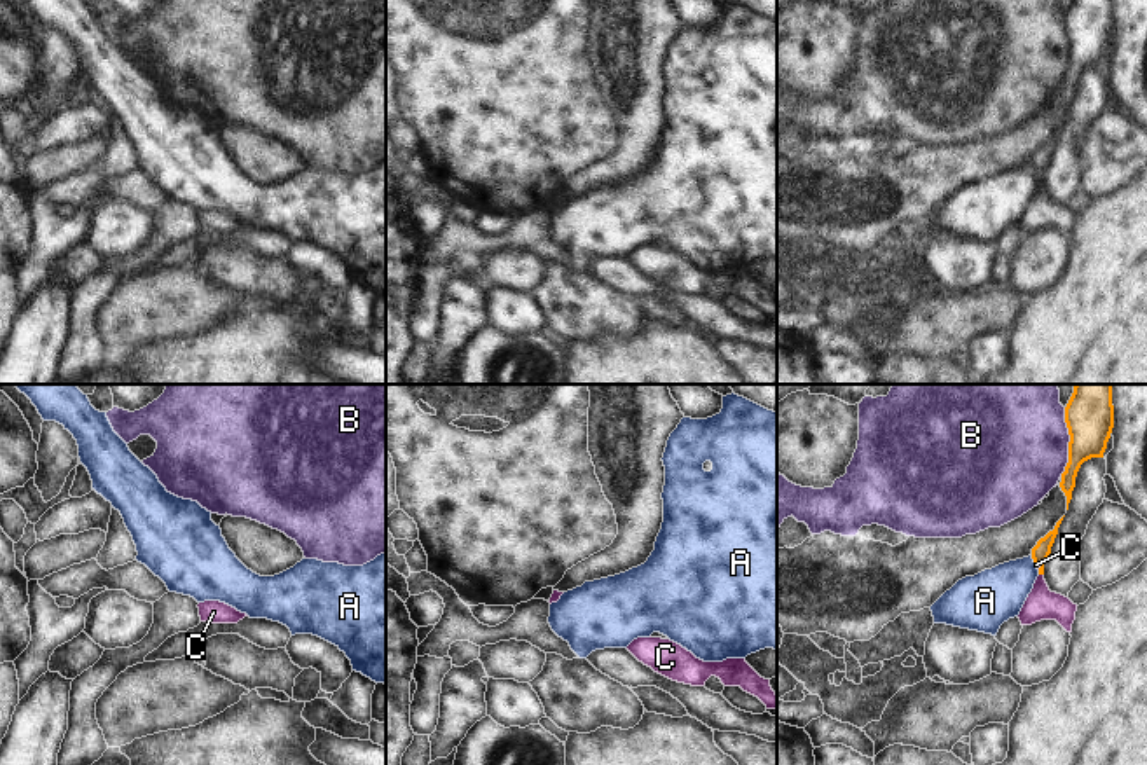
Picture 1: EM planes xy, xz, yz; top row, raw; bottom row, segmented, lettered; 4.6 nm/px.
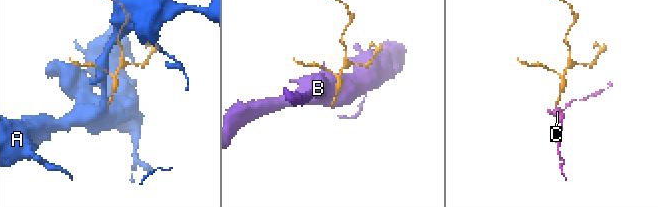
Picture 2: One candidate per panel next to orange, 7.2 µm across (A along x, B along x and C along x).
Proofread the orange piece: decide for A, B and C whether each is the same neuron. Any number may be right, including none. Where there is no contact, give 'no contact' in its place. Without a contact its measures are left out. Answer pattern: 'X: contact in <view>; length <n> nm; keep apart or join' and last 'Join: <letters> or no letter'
A: contact in yz; length 50 nm; keep apart
B: contact in yz; length 320 nm; keep apart
C: contact in yz; length 30 nm; join
Join: C

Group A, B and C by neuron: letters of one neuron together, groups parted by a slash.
A / B / C

